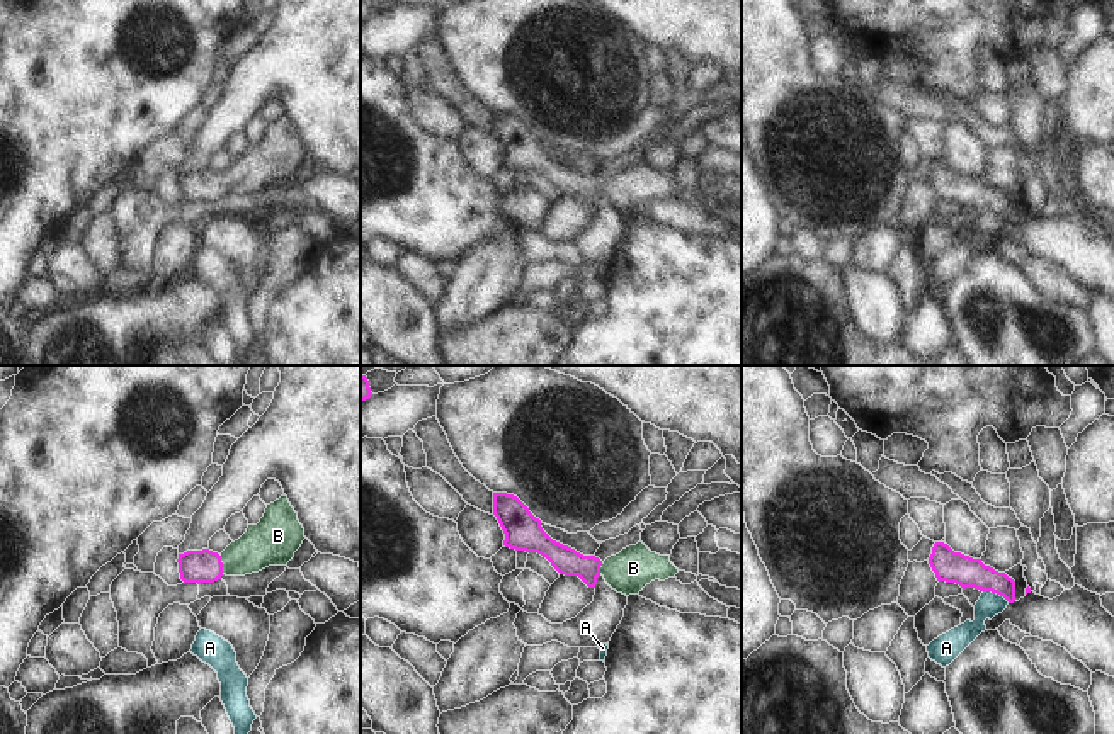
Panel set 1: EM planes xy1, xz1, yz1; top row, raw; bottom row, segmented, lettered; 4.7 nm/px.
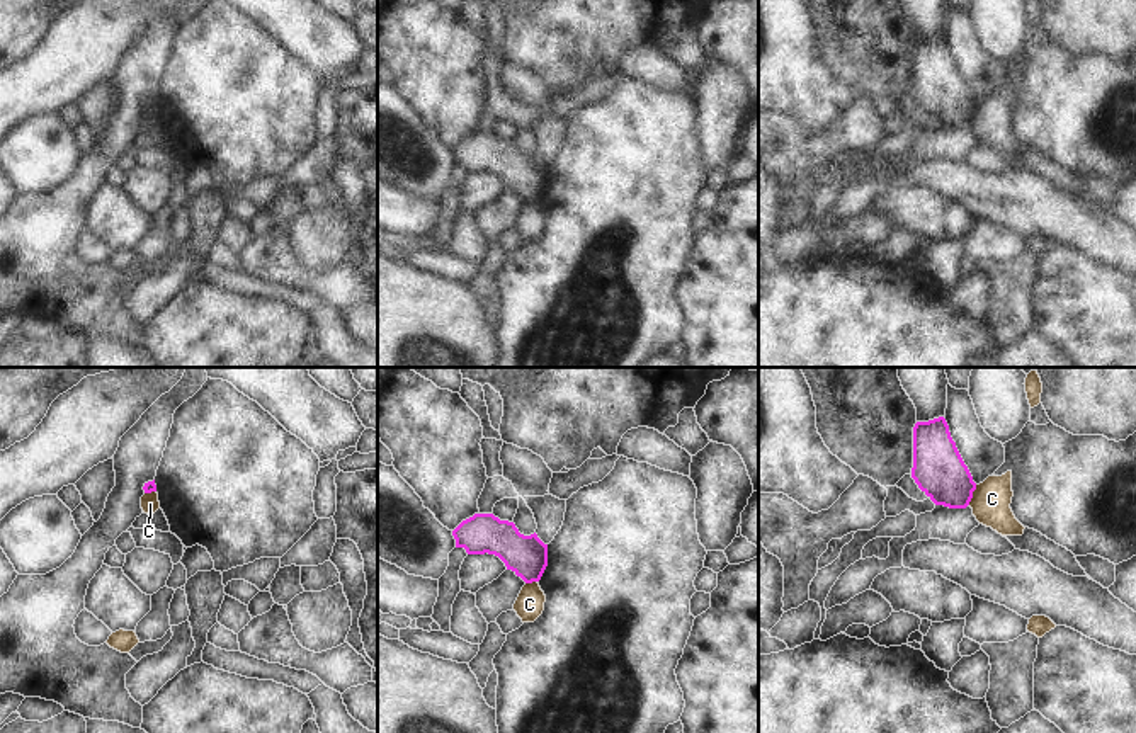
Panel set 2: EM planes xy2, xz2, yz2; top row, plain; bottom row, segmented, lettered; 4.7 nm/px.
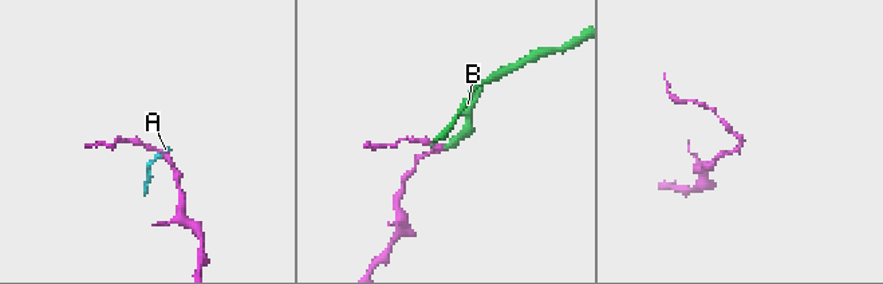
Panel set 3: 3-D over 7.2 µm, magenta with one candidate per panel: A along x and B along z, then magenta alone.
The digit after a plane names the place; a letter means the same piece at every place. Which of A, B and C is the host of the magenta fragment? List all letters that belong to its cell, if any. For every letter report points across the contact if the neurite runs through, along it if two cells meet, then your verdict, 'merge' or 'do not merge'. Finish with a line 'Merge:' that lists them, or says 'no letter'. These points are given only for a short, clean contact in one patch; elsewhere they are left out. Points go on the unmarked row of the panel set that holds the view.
A: border yz1 (983, 209), (995, 211), (1009, 221); do not merge
B: way xy1 (196, 186), (221, 184), (235, 180), (269, 162); merge
C: border yz2 (976, 104), (968, 123); do not merge
Merge: B

